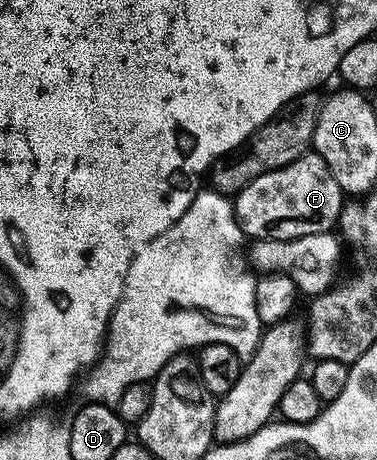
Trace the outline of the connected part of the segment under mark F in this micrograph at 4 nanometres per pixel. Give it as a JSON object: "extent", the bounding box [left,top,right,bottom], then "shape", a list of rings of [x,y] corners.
{"extent":[235,152,343,240],"shape":[[[306,152],[299,156],[299,160],[291,160],[291,164],[251,180],[251,184],[235,196],[237,223],[241,226],[242,235],[249,240],[295,240],[299,236],[328,234],[338,225],[342,205],[343,192],[335,176],[331,176],[331,168],[327,168],[325,161],[315,152]]]}

